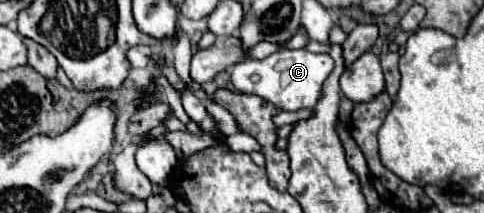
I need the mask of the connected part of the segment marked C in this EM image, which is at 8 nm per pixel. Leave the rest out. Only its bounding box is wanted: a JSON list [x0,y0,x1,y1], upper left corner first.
[230,48,334,112]

